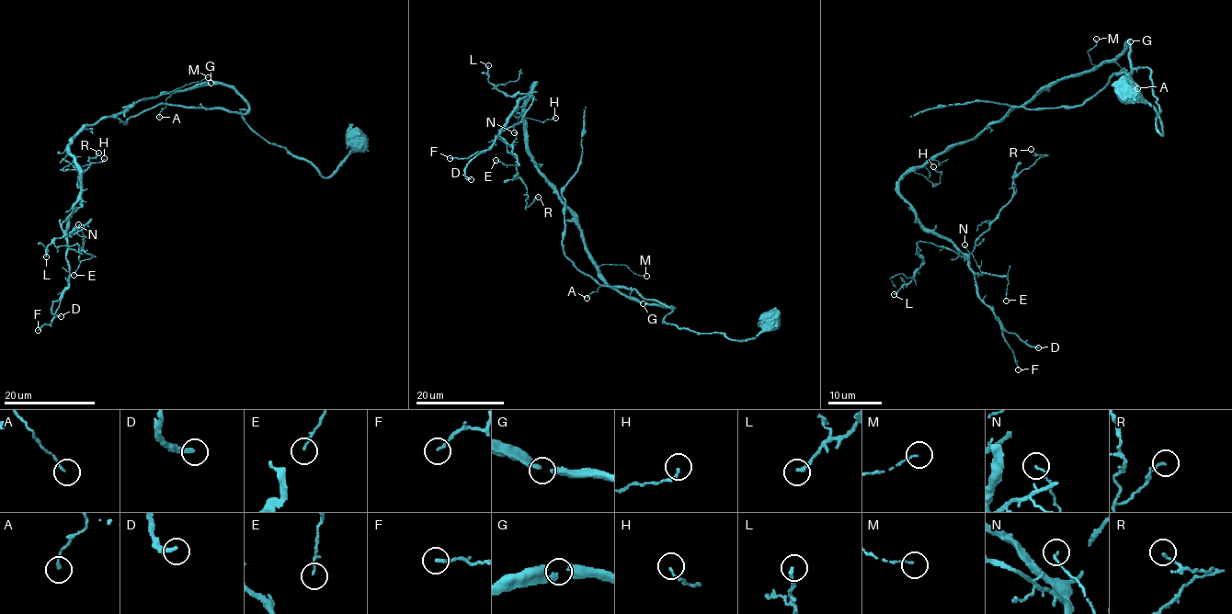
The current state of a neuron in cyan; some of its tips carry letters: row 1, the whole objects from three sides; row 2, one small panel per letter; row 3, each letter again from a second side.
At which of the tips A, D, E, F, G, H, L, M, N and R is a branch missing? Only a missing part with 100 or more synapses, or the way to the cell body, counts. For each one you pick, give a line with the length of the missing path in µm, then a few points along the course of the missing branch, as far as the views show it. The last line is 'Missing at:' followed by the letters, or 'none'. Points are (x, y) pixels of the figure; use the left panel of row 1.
Missing at: none

